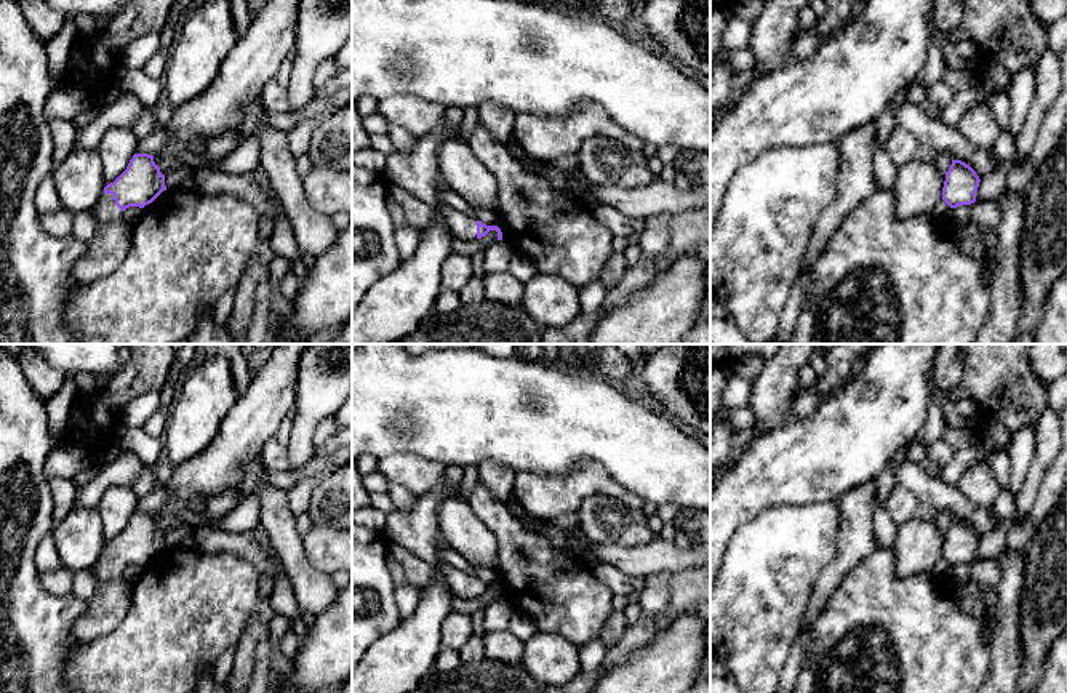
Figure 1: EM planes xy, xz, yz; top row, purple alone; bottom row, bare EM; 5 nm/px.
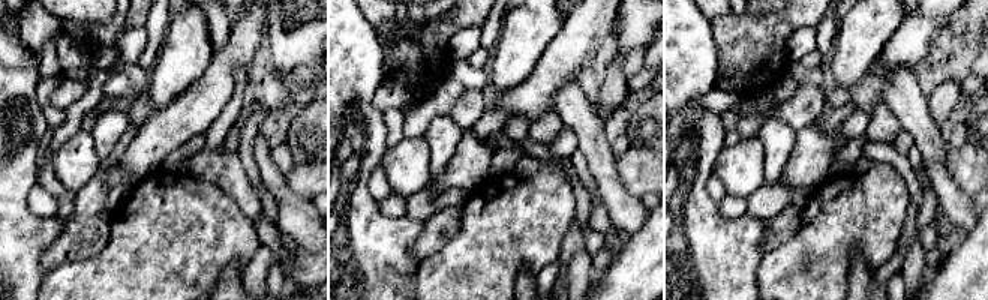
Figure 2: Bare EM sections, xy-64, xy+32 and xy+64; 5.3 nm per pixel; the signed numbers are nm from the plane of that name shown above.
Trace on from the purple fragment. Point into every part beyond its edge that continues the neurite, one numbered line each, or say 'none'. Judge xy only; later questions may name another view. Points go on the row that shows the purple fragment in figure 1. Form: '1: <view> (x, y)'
1: xy (111, 244)

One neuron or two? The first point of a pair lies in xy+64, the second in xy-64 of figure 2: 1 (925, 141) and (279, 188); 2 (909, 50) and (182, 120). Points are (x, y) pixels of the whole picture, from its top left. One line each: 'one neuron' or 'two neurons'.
1: one neuron
2: one neuron

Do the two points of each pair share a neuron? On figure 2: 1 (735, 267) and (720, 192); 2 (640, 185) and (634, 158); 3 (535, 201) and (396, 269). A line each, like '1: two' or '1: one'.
1: two
2: one
3: two

